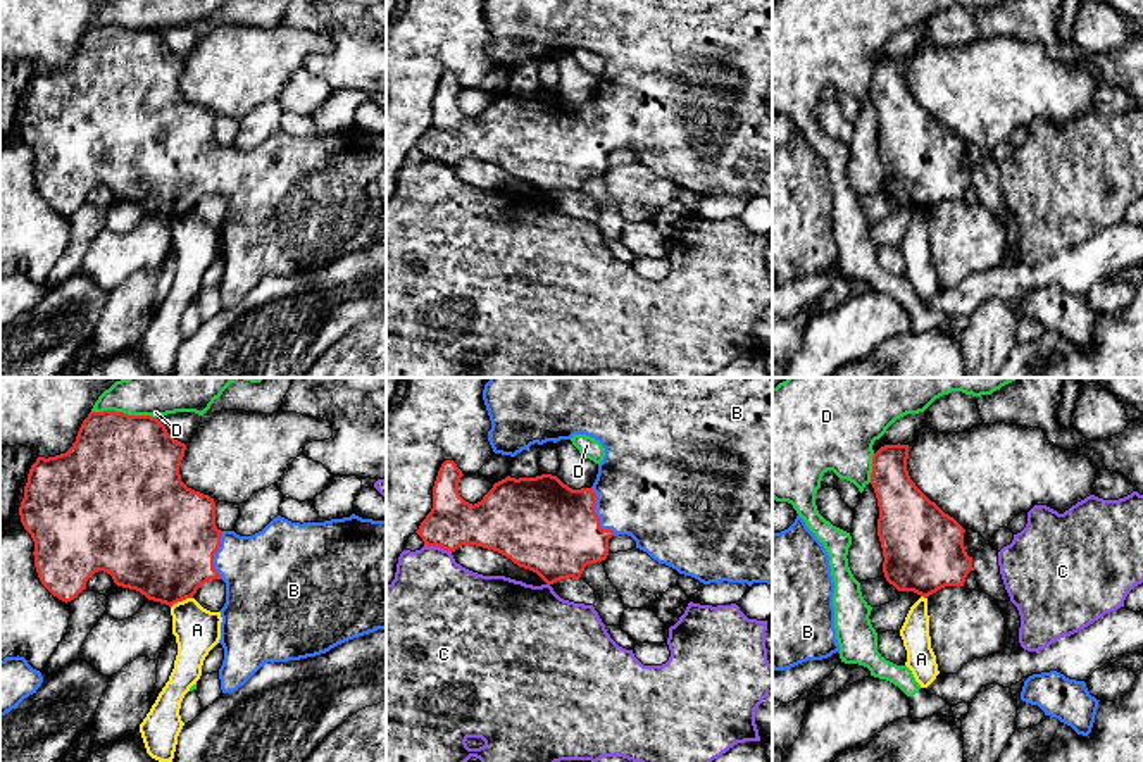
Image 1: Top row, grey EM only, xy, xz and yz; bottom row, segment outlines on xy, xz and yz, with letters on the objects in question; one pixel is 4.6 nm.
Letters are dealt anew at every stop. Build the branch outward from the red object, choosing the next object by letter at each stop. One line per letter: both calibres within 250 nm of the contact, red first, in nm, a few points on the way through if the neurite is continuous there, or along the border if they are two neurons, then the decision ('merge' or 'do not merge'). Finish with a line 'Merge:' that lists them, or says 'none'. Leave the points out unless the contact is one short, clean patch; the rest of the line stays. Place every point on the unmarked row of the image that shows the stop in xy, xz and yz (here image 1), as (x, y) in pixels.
A: calibres 460 and 220 nm; border xy (192, 211), (171, 221); do not merge
B: calibres 440 and 440 nm; way xz (545, 140), (574, 140), (595, 128), (631, 112), (642, 102); merge
C: calibres 220 and 400 nm; border xz (424, 157), (450, 166); do not merge
D: calibres 480 and 140 nm; do not merge
Merge: B

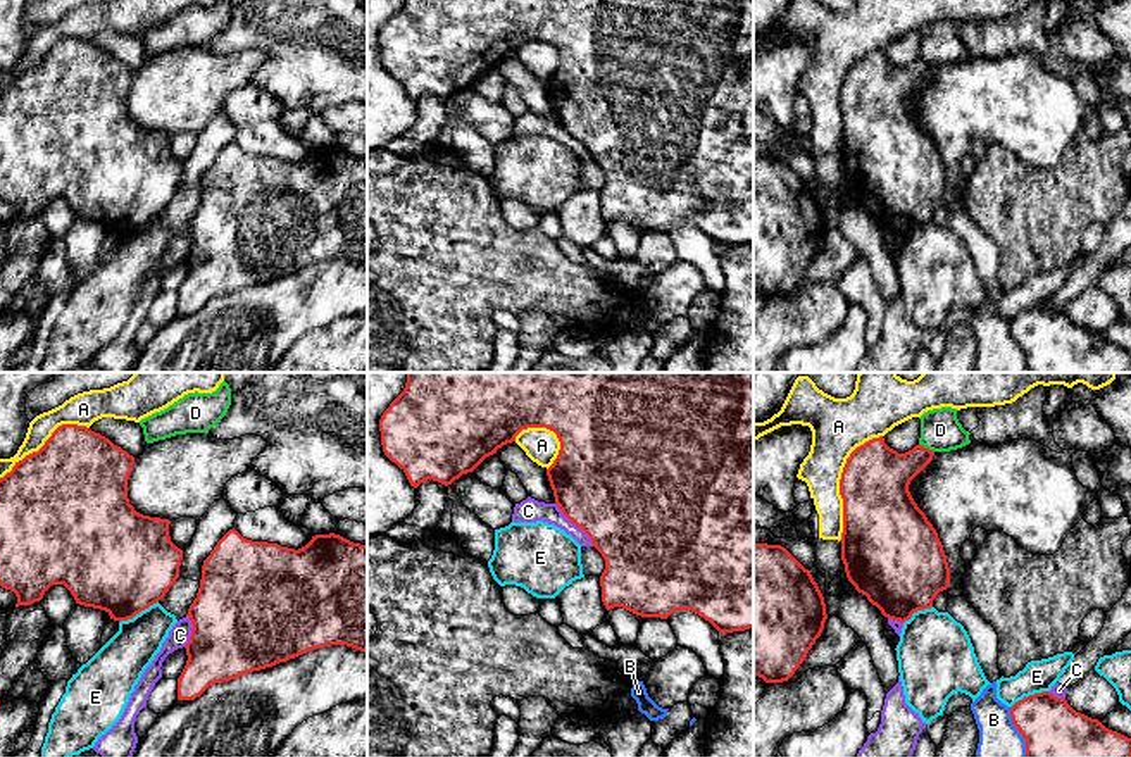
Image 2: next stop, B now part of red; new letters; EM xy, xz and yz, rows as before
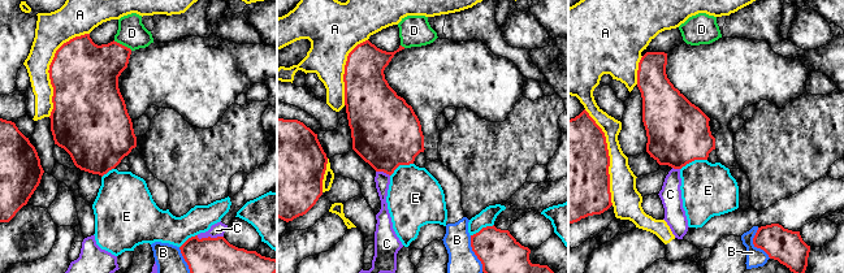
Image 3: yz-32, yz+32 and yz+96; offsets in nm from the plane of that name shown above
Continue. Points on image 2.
A: calibres 360 and 240 nm; do not merge
B: calibres 400 and 240 nm; do not merge
C: calibres 500 and 110 nm; do not merge
D: calibres 280 and 190 nm; do not merge
E: calibres 480 and 220 nm; do not merge
Merge: none

